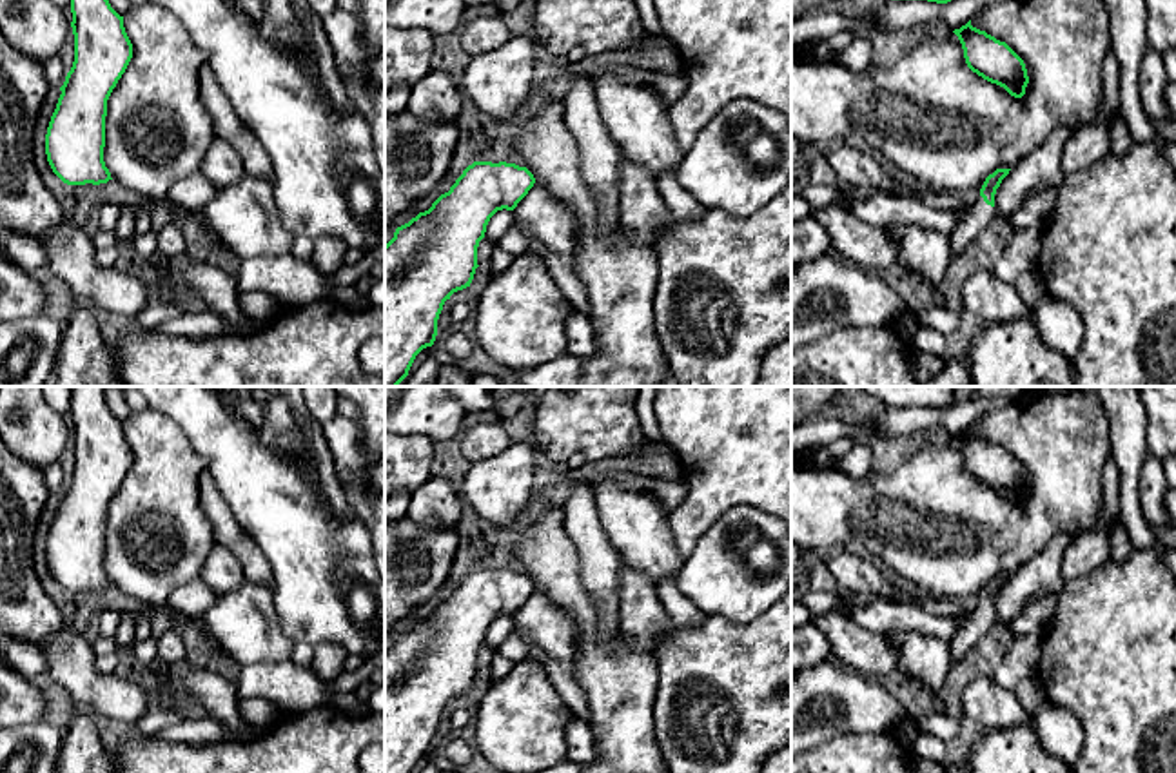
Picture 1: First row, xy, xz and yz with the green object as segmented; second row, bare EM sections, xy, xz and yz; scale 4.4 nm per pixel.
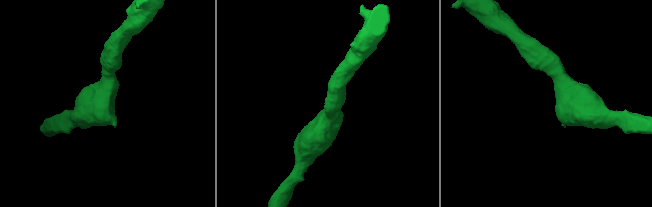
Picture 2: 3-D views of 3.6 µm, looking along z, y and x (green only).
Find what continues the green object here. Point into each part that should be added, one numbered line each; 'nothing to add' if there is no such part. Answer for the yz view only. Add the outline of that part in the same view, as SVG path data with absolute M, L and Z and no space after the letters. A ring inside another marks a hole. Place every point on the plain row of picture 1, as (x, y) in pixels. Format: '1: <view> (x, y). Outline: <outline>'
1: yz (962, 645). Outline: M980 602L976 610L969 612L969 621L960 628L960 631L949 641L951 662L956 666L965 657L969 657L976 642L985 635L985 631L995 624L995 615L984 608Z

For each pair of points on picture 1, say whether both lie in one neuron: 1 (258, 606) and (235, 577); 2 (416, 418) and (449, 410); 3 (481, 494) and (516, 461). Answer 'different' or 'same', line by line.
1: different
2: same
3: same

